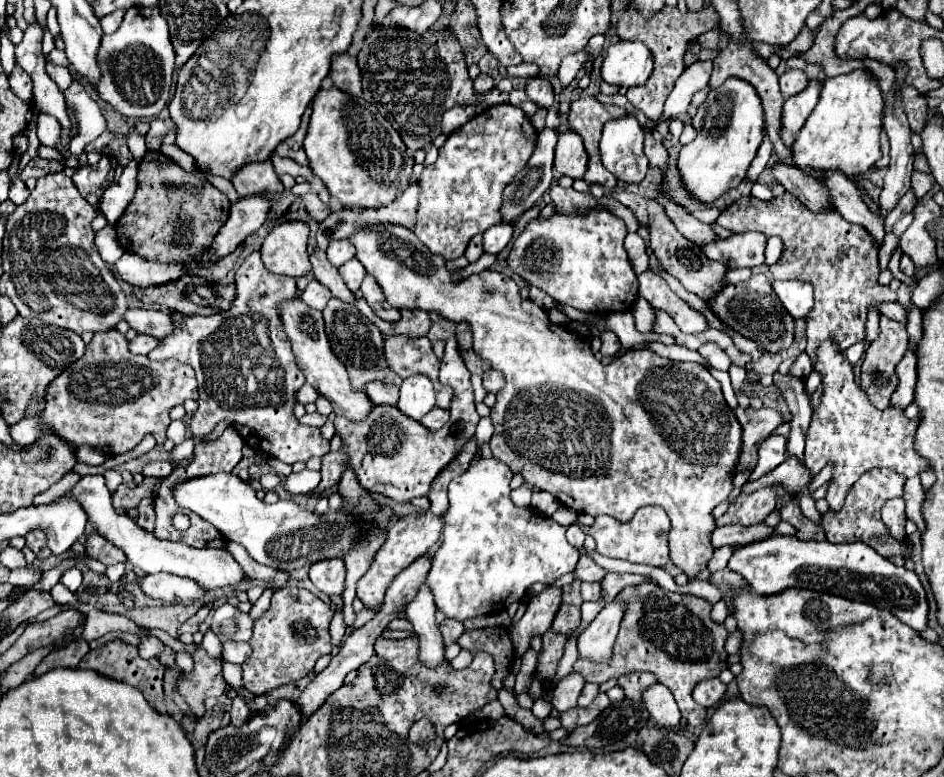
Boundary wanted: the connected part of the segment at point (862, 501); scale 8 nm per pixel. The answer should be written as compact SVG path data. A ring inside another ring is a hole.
M874 469L874 471L866 471L866 475L862 475L858 479L858 483L854 483L854 487L848 491L844 507L840 511L826 511L822 513L820 525L826 531L826 537L830 543L854 543L854 541L864 541L870 547L874 547L880 555L884 557L894 557L894 555L902 555L902 557L910 557L912 555L912 541L906 537L902 541L894 539L892 535L888 535L886 525L880 519L880 509L882 505L892 499L892 497L902 497L904 491L904 477L900 477L898 473L890 471L890 469Z

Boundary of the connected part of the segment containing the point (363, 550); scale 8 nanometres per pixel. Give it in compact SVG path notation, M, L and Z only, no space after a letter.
M370 531L368 535L362 535L362 541L354 545L354 549L344 557L348 575L346 575L346 589L342 593L344 599L344 621L350 627L354 621L354 609L352 601L356 599L356 581L368 571L376 551L382 547L386 535L382 531Z

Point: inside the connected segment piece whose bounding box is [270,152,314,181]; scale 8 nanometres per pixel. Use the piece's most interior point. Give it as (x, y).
(282, 165)

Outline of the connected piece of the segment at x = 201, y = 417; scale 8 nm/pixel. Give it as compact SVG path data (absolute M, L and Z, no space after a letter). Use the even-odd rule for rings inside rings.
M254 251L236 271L236 293L230 311L212 317L172 313L176 333L164 337L162 345L148 355L154 361L176 359L196 371L200 397L198 409L190 419L192 437L204 439L218 423L226 421L252 449L286 463L306 463L312 457L328 453L330 445L322 439L320 429L302 425L294 417L294 405L298 403L296 391L304 385L304 373L294 361L276 307L296 293L296 279L266 271L260 261L260 251ZM240 385L248 385L248 391L240 389Z

